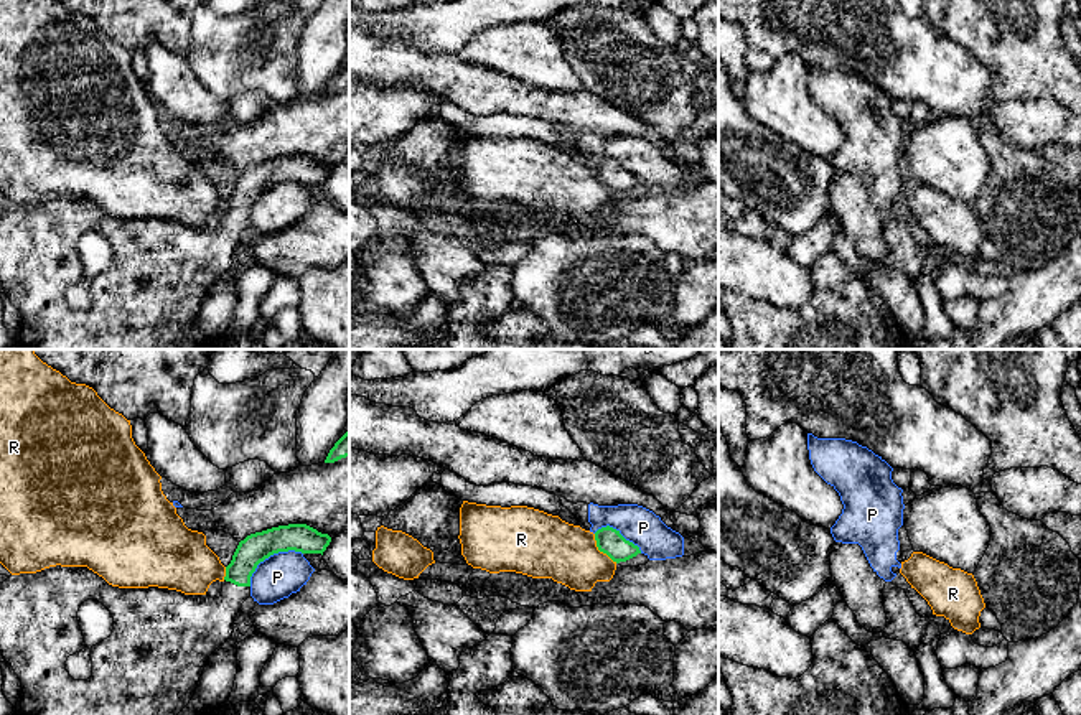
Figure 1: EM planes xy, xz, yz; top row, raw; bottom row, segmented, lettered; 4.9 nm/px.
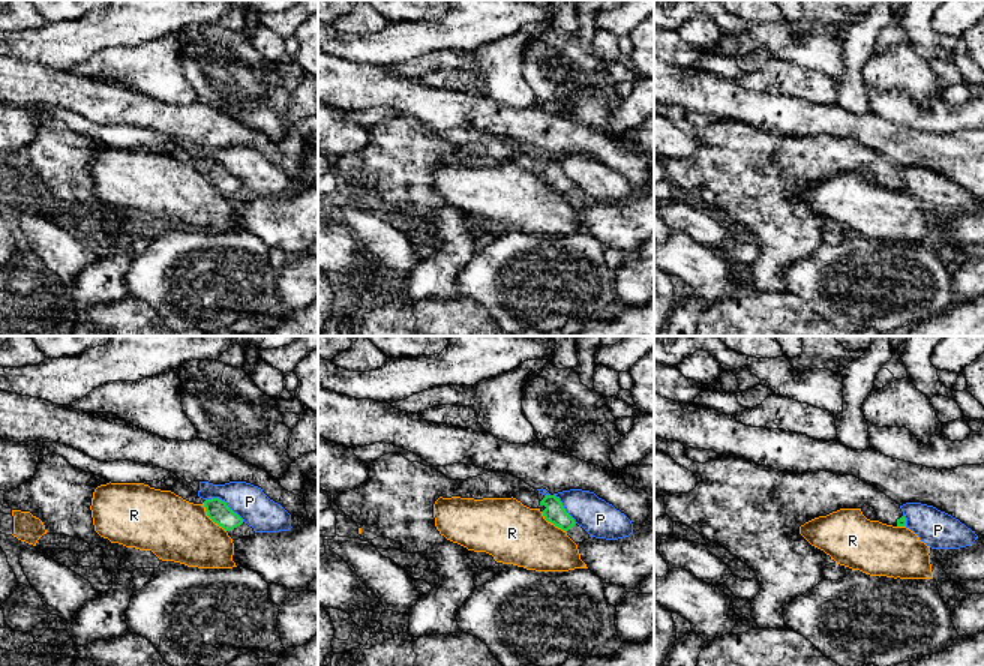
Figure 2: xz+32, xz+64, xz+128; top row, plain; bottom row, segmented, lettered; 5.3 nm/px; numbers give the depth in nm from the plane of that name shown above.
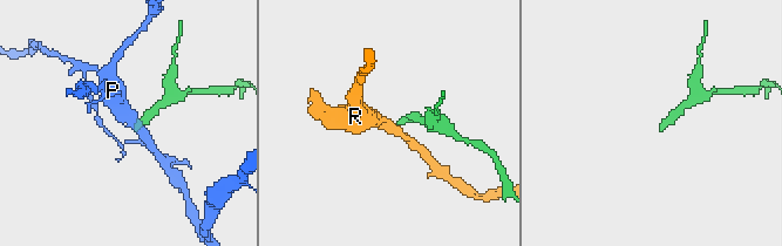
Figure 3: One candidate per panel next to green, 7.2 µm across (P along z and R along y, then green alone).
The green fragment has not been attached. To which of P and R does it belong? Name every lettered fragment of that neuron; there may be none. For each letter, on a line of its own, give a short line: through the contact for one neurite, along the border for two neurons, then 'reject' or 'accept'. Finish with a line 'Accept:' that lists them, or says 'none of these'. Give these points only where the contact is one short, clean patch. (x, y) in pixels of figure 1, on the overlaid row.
P: reject
R: line xz (594, 534), (595, 546), (617, 562); reject
Accept: none of these

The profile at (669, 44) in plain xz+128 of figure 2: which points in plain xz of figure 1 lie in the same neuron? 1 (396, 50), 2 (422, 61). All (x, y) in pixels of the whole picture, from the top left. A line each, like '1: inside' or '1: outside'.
1: outside
2: outside

